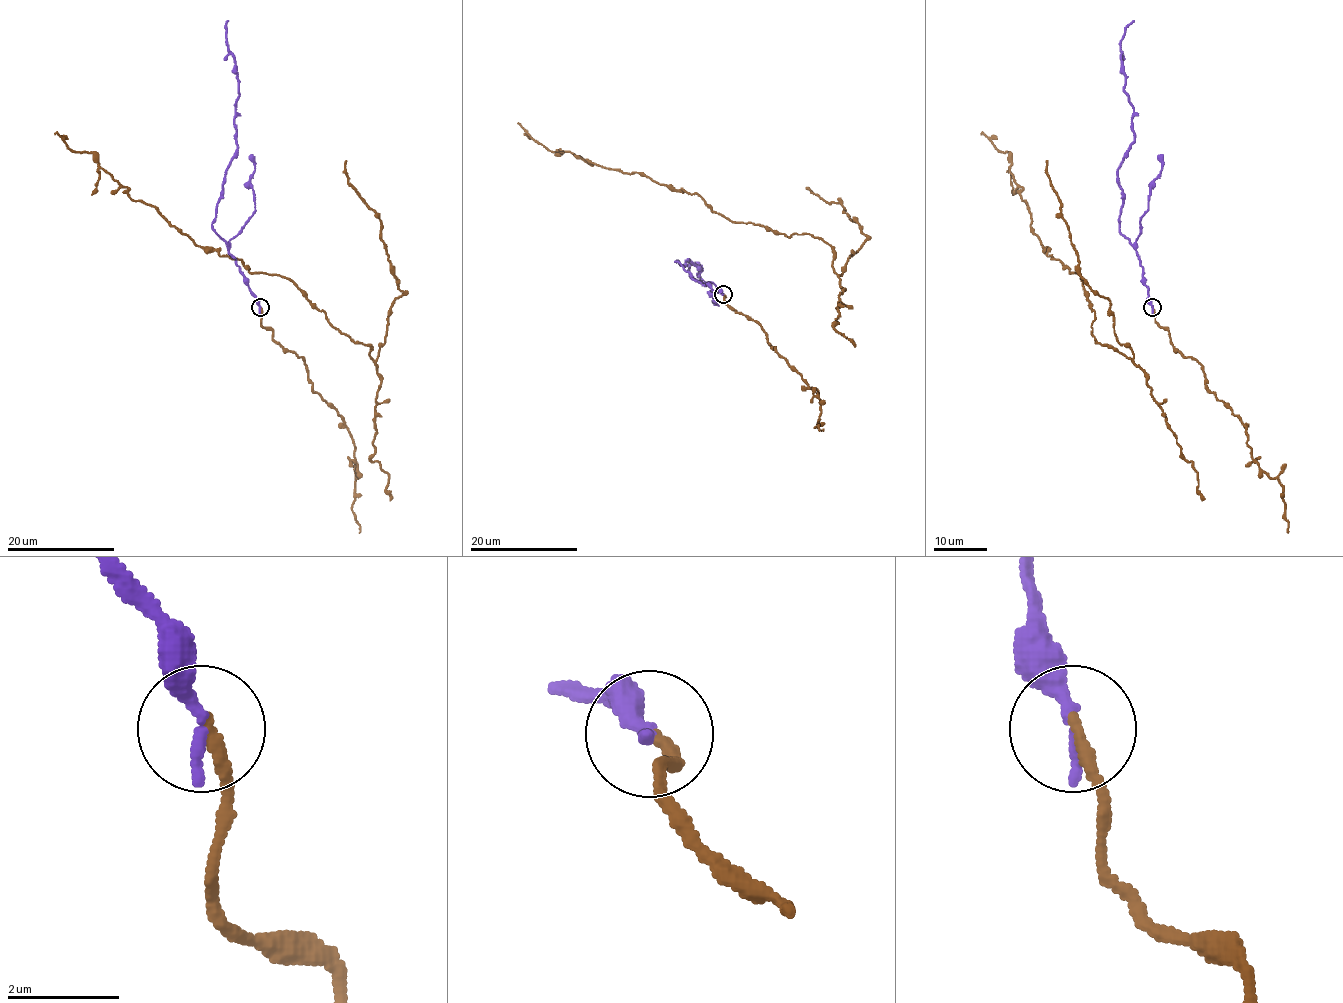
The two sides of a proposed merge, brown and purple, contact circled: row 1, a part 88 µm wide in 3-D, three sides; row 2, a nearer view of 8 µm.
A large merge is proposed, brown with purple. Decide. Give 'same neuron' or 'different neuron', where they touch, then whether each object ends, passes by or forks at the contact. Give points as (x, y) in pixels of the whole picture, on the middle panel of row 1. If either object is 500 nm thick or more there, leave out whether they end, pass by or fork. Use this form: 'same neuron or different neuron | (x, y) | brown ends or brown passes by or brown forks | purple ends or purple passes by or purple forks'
same neuron | (723, 294) | brown ends | purple ends

